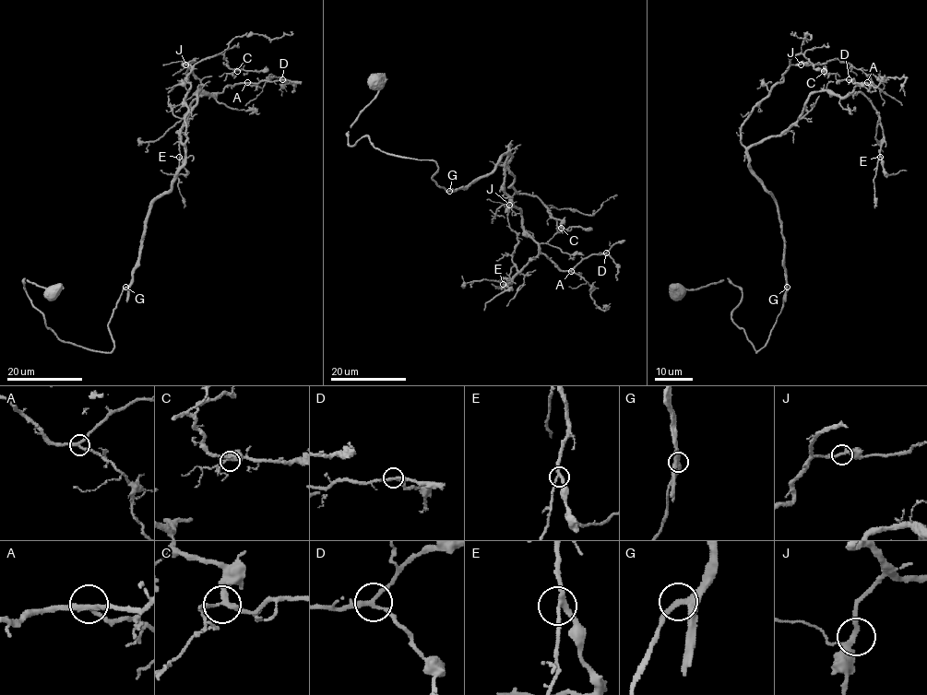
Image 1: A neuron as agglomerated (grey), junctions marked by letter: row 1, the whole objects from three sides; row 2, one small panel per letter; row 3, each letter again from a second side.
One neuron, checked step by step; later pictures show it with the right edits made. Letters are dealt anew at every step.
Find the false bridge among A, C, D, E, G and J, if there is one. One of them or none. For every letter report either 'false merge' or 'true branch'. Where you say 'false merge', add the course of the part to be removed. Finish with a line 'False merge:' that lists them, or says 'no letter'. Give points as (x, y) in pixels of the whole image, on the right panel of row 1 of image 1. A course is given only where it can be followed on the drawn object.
A: true branch
C: true branch
D: true branch
E: true branch
G: true branch
J: true branch
False merge: no letter

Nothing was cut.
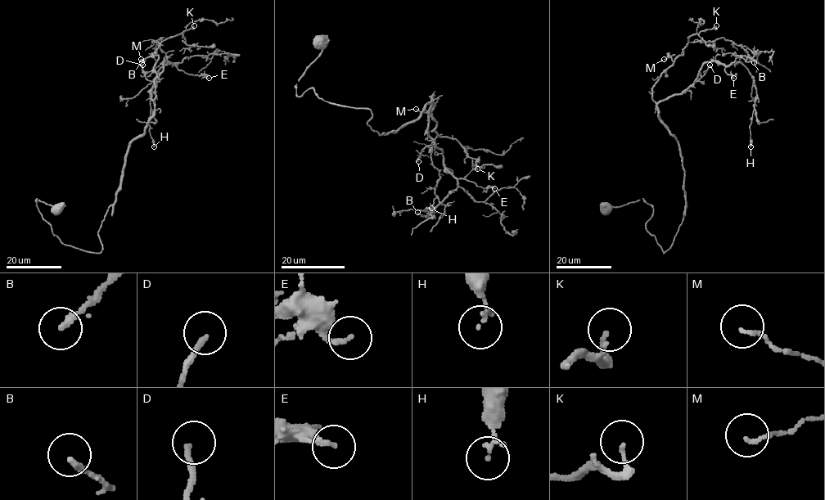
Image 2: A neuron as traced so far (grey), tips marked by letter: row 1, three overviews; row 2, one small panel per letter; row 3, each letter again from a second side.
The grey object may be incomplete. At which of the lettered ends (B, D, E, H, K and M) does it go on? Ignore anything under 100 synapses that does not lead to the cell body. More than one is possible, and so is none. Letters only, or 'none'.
D

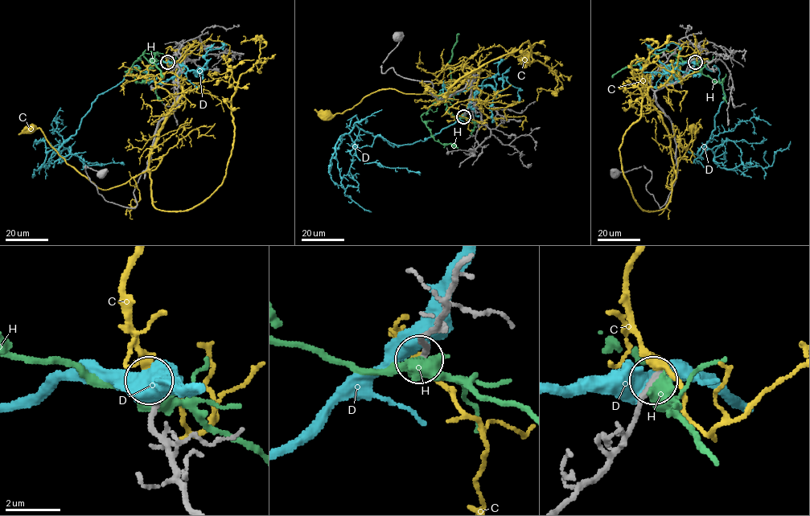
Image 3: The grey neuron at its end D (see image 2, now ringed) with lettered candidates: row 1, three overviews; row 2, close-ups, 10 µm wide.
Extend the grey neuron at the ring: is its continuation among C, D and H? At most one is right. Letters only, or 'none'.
H

